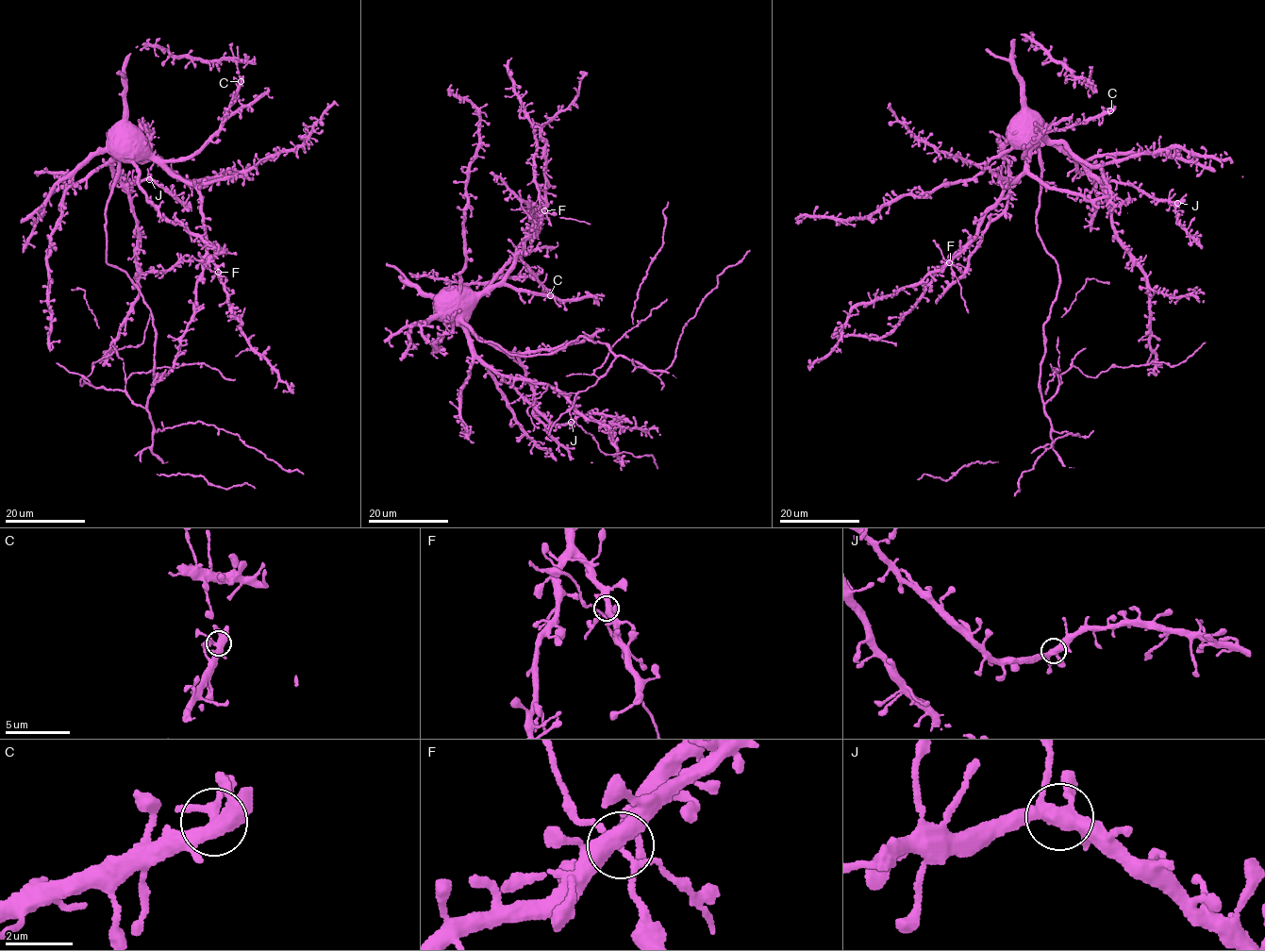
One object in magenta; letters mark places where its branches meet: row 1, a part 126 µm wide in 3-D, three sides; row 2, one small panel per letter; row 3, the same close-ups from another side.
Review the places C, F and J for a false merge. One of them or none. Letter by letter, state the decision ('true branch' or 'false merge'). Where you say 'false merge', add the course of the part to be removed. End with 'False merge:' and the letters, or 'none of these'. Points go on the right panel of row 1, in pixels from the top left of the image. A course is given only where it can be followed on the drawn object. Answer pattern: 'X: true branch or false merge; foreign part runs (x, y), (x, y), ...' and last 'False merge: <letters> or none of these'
C: true branch
F: true branch
J: true branch
False merge: none of these

